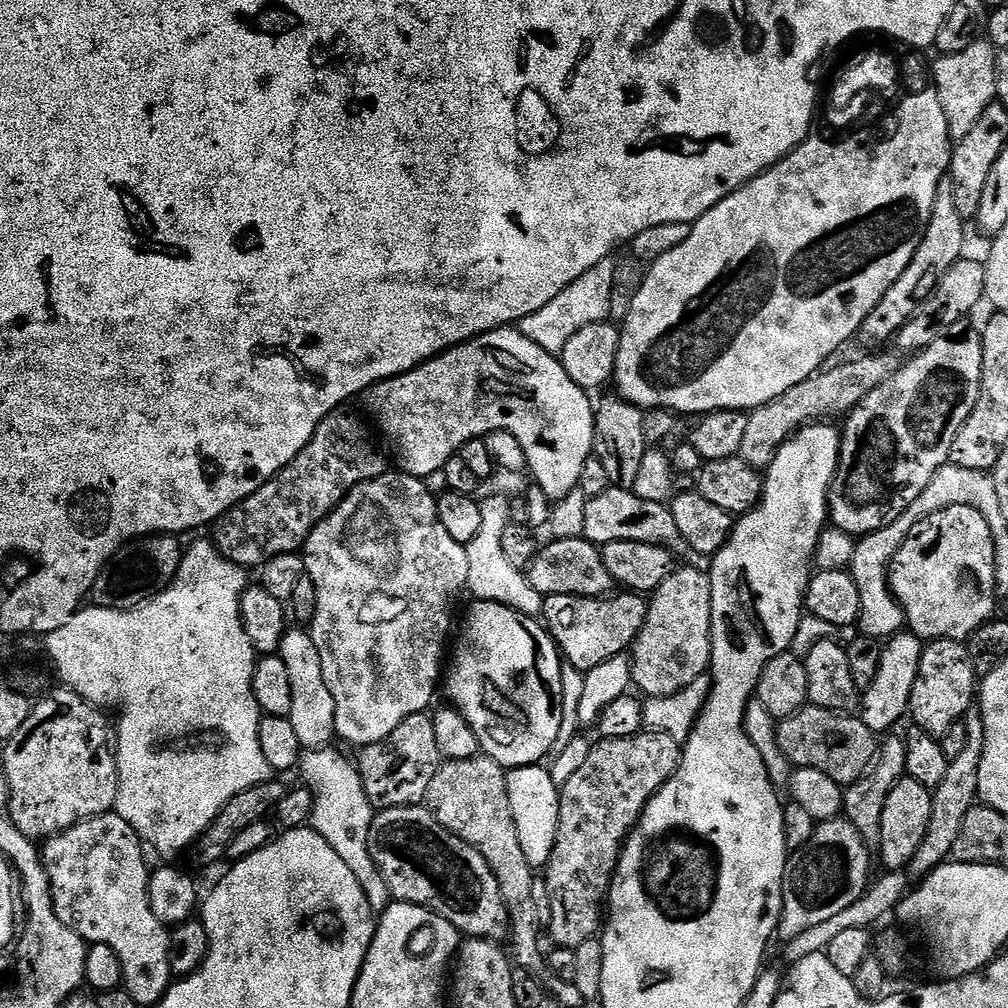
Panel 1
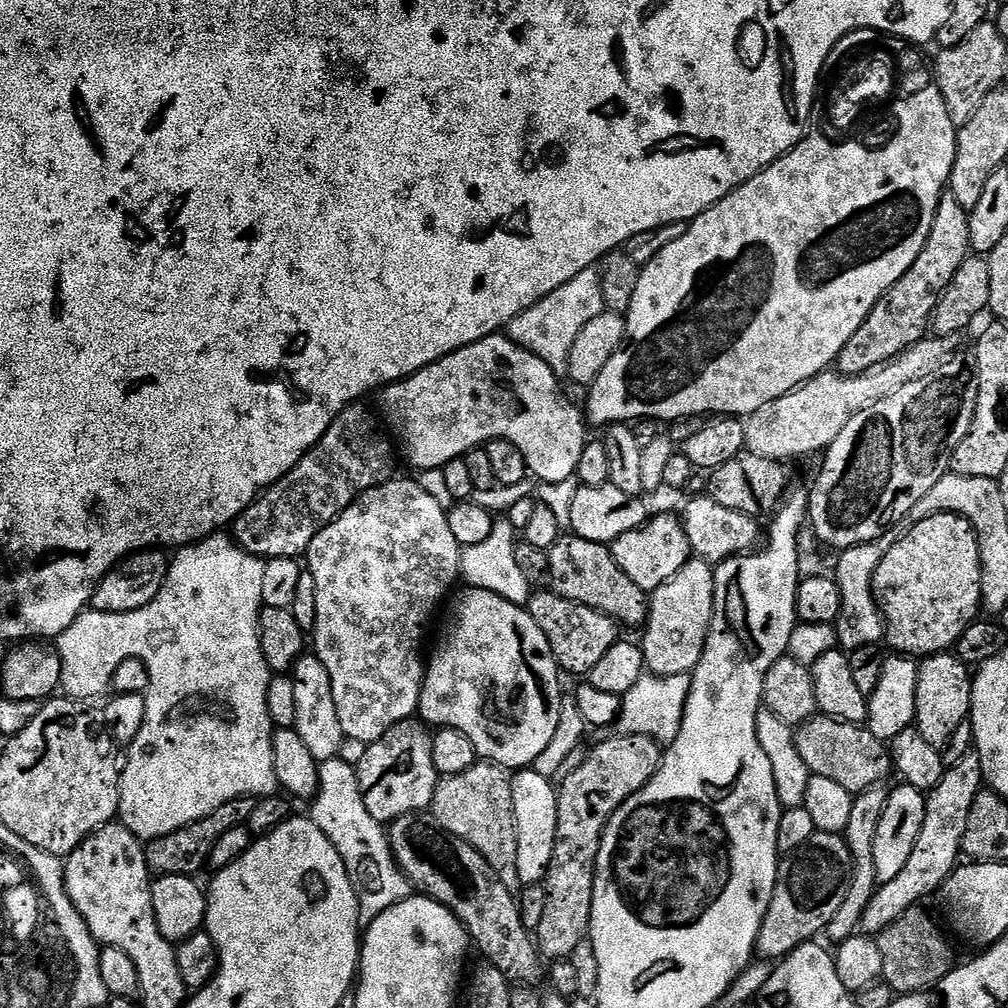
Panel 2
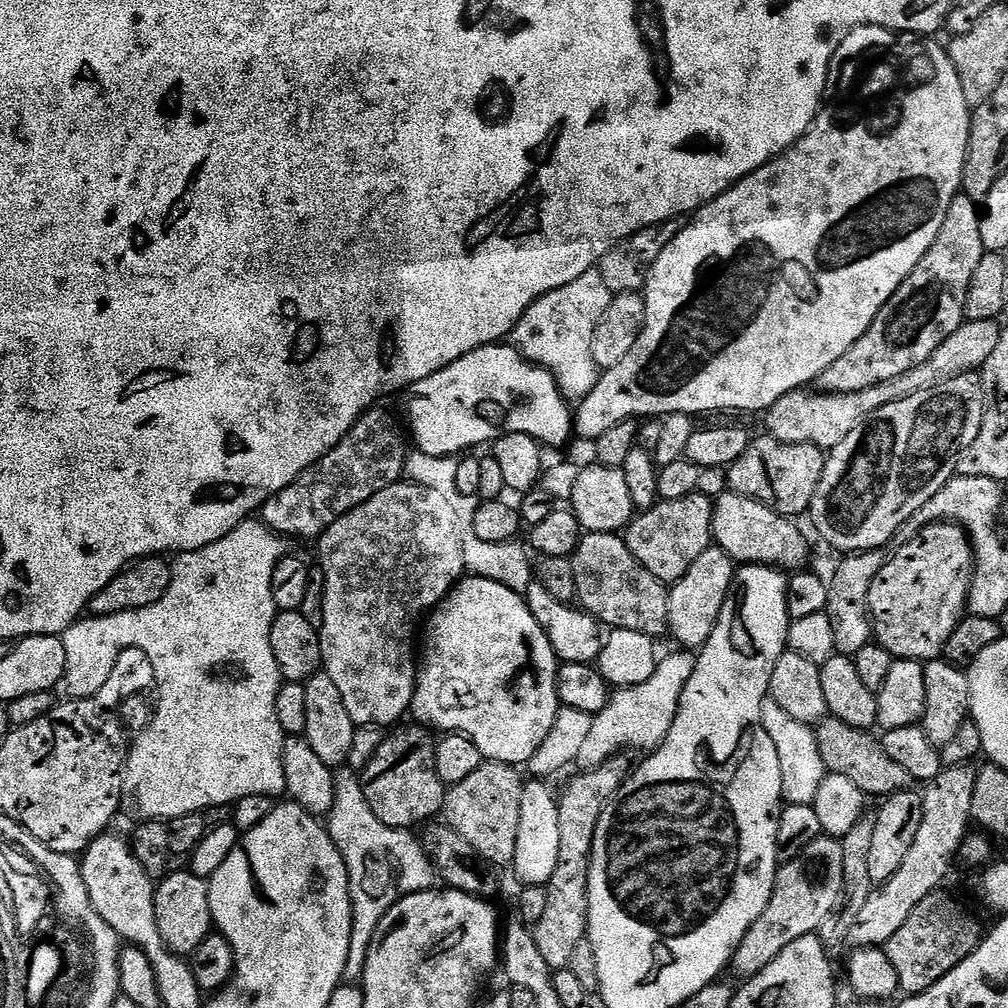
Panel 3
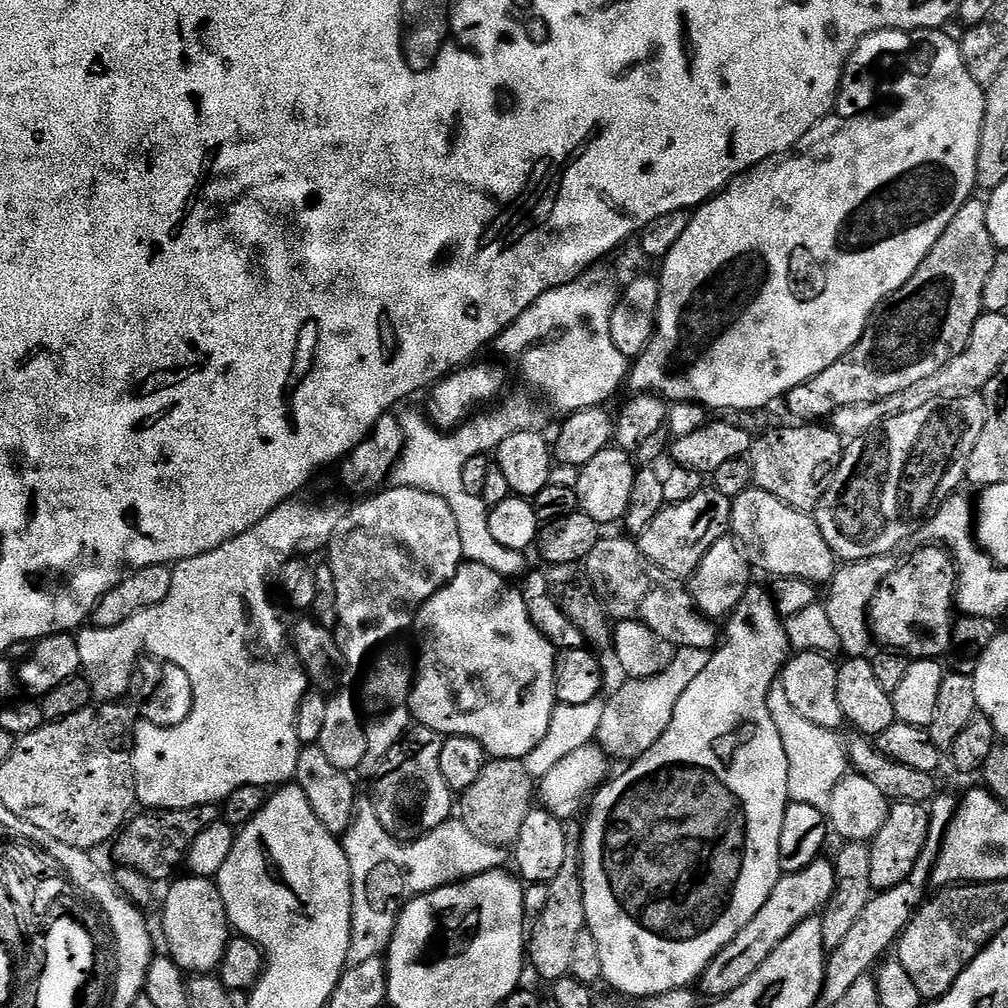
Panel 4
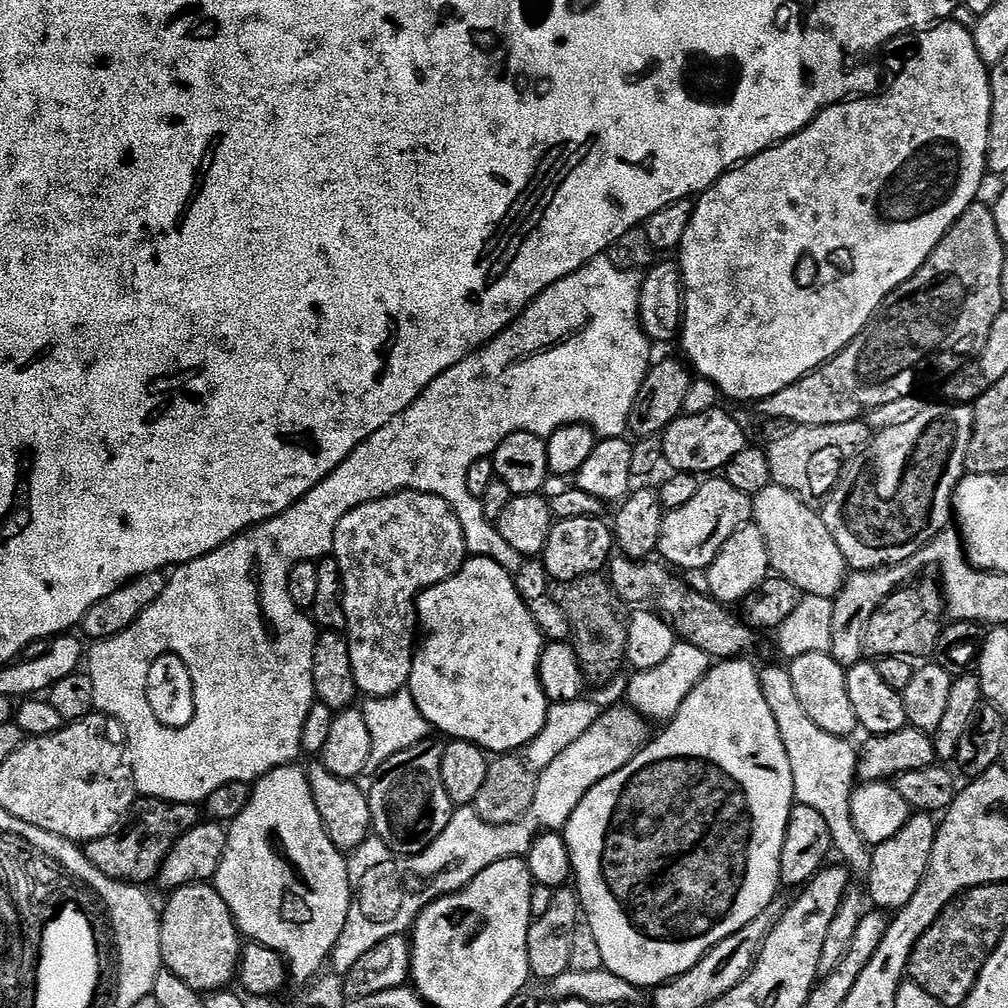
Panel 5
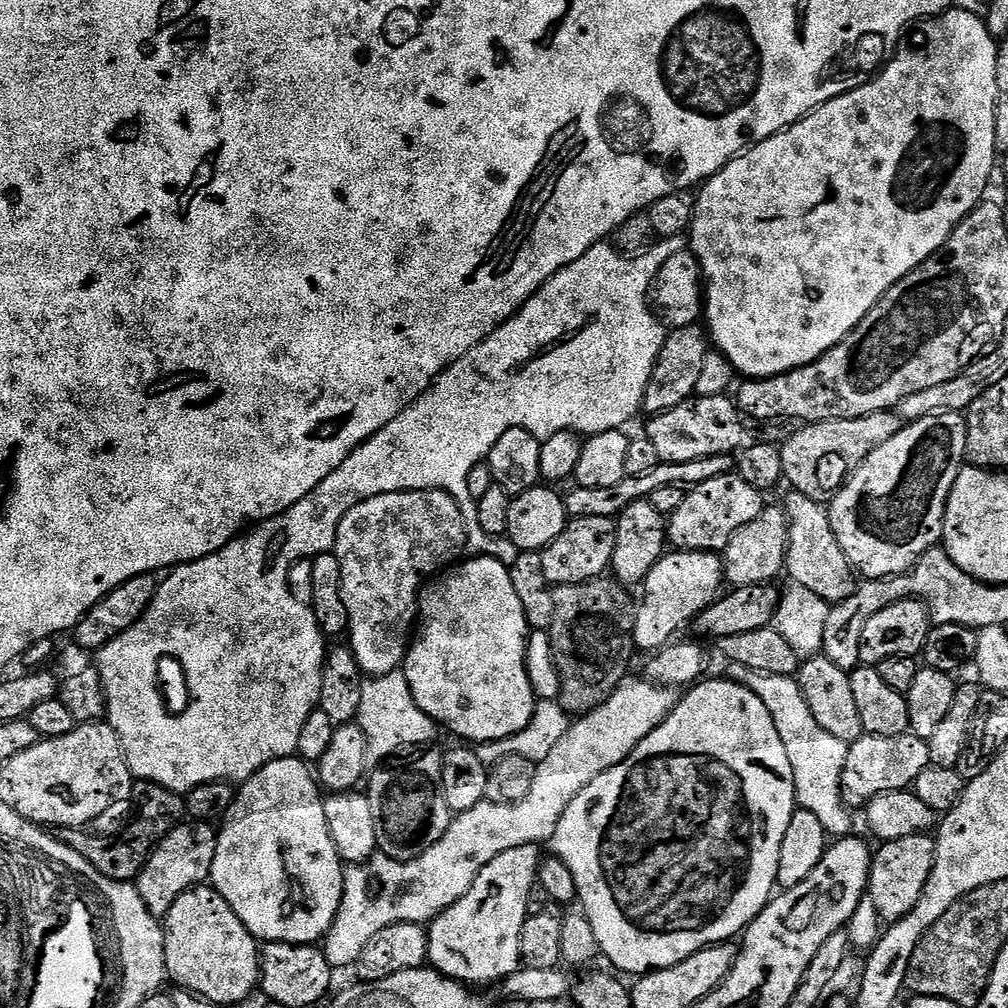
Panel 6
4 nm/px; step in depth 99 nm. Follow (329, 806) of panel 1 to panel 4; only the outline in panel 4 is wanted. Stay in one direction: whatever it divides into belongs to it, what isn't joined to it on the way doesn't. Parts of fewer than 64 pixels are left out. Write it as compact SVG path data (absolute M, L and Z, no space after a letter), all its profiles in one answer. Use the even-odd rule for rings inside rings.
M371 799L356 802L356 815L351 828L342 837L344 853L350 862L352 879L352 937L348 964L367 962L380 956L388 947L388 939L396 925L397 913L408 901L447 884L458 884L483 872L494 872L509 863L508 848L482 842L466 830L459 818L449 818L433 832L419 840L401 842L378 822Z

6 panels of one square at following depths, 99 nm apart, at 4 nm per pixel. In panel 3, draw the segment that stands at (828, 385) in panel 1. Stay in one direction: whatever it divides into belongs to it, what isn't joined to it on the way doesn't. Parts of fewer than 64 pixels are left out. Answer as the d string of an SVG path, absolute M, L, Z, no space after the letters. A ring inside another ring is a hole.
M965 319L964 324L922 366L914 366L906 374L898 378L890 378L890 382L882 382L878 386L870 386L866 390L858 390L854 394L834 394L819 390L797 390L778 398L764 413L763 431L783 444L812 444L815 448L831 450L858 426L874 410L882 410L882 406L890 406L890 402L898 402L902 398L910 398L910 394L918 394L918 390L930 390L945 380L953 380L963 372L976 372L983 369L984 363L994 354L994 346L998 346L1001 325L996 320Z

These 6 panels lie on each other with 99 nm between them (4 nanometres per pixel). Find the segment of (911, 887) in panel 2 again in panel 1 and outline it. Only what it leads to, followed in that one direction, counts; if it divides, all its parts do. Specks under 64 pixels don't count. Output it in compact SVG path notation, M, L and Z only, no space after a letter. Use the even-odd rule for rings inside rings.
M976 726L971 729L964 749L954 758L946 770L946 778L932 792L932 821L928 824L928 832L918 846L914 858L908 864L907 875L923 878L932 872L939 864L945 863L950 850L954 846L956 836L960 833L960 819L973 807L976 796L976 771L980 765L980 755L984 745L984 730Z

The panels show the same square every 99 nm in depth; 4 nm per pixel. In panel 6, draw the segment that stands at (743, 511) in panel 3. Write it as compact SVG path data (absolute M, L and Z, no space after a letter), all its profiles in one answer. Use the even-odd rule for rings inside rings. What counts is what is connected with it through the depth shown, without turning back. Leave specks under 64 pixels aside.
M792 490L789 491L789 496L782 501L782 507L784 509L784 515L790 521L788 525L788 555L786 557L786 572L787 575L792 575L790 577L791 583L793 584L801 584L807 590L812 590L814 594L818 594L818 596L826 601L828 605L841 604L843 600L846 598L850 598L854 593L856 593L858 587L858 576L854 571L852 563L846 558L846 554L842 550L842 546L838 544L838 538L834 536L834 530L830 526L830 518L828 517L827 507L821 501L811 500L810 498L806 498L806 494L802 494L801 492Z

